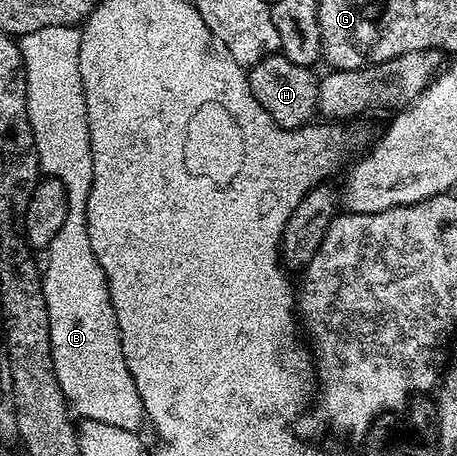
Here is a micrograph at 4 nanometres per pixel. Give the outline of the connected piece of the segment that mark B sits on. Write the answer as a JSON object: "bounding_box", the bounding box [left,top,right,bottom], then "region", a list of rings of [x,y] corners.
{"bounding_box":[18,26,145,431],"region":[[[50,26],[22,35],[18,39],[18,44],[23,57],[23,72],[27,76],[27,115],[33,128],[39,169],[46,177],[59,178],[64,184],[68,198],[65,222],[45,250],[47,266],[45,262],[45,269],[42,271],[43,291],[49,308],[49,340],[57,384],[61,384],[61,392],[67,397],[70,409],[80,419],[88,418],[101,424],[113,424],[113,428],[138,431],[139,425],[144,425],[145,422],[141,396],[125,364],[119,325],[113,312],[107,277],[97,264],[97,256],[93,256],[93,244],[89,244],[87,201],[93,180],[93,156],[85,92],[81,84],[81,33],[74,26]]]}

